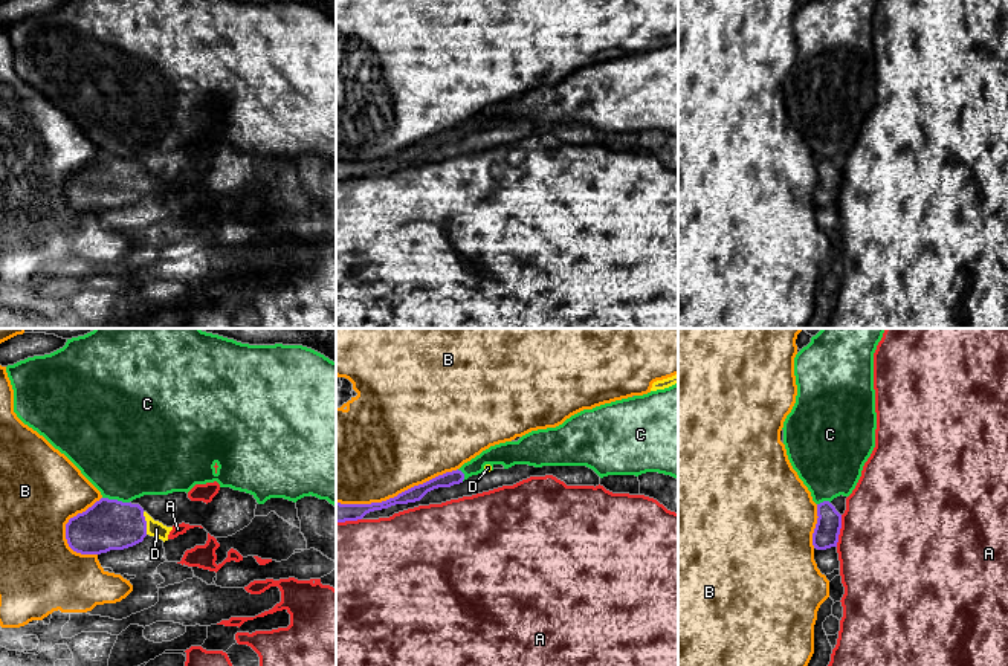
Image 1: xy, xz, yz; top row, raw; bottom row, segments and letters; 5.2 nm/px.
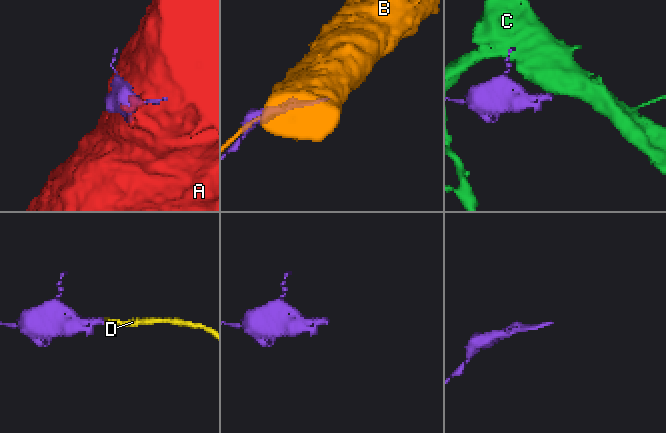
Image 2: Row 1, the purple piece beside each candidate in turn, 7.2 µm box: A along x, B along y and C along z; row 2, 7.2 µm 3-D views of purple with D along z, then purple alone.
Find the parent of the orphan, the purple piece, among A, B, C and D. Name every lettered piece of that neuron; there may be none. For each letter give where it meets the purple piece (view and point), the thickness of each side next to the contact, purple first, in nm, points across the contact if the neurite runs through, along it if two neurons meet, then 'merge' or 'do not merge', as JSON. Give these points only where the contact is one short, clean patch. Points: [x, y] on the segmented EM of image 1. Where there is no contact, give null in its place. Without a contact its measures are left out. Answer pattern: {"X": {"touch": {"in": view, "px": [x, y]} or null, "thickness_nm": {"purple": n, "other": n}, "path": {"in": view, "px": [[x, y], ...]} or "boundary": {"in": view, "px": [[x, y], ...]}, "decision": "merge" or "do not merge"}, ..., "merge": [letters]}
{"A": {"touch": {"in": "yz", "px": [839, 530]}, "thickness_nm": {"purple": 130, "other": 480}, "decision": "do not merge"}, "B": {"touch": {"in": "xz", "px": [397, 495]}, "thickness_nm": {"purple": 90, "other": 480}, "decision": "do not merge"}, "C": {"touch": {"in": "xy", "px": [116, 500]}, "thickness_nm": {"purple": 280, "other": 480}, "boundary": {"in": "xy", "px": [[103, 497], [129, 503]]}, "decision": "do not merge"}, "D": {"touch": {"in": "xy", "px": [145, 523]}, "thickness_nm": {"purple": 280, "other": 90}, "path": {"in": "xy", "px": [[109, 524], [145, 523], [156, 529]]}, "decision": "merge"}, "merge": ["D"]}

